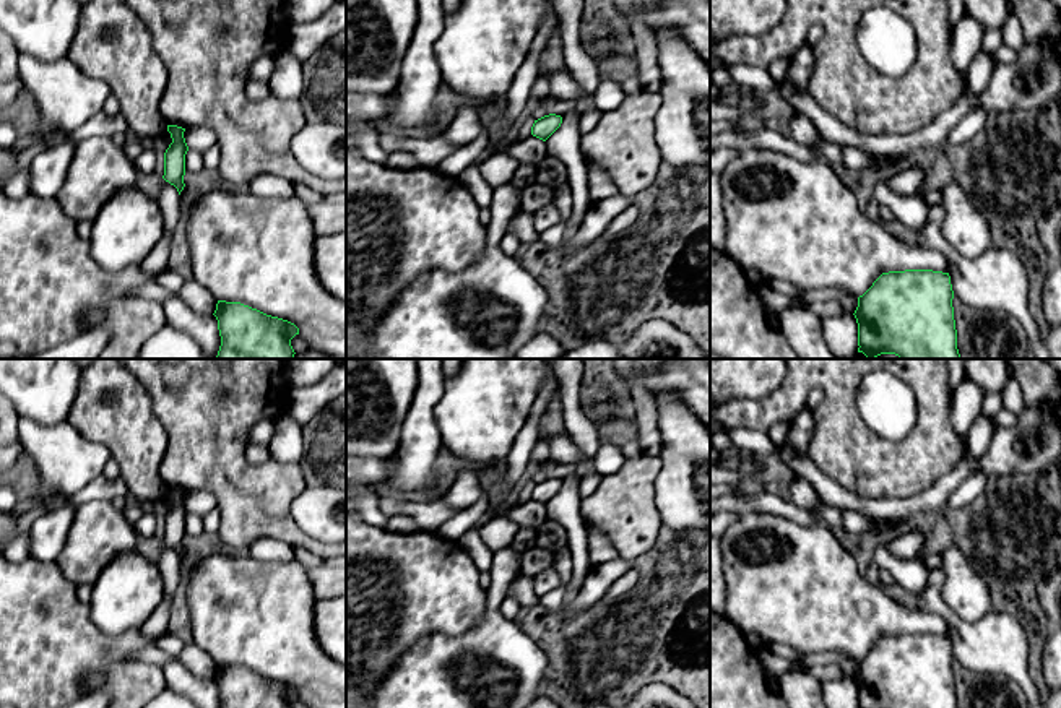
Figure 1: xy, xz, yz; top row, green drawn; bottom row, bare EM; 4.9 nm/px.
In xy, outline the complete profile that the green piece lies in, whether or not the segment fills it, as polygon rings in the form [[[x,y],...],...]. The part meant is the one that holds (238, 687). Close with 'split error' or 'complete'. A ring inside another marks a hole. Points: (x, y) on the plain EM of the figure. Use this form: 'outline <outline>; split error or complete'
outline [[[218,664],[221,708],[291,708],[299,692],[283,682],[266,679],[240,666]]]; complete

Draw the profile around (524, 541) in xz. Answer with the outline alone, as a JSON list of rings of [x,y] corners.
[[[520,528],[510,547],[517,554],[522,555],[523,552],[526,552],[531,547],[535,547],[535,537],[536,537],[536,534],[538,534],[536,528]]]

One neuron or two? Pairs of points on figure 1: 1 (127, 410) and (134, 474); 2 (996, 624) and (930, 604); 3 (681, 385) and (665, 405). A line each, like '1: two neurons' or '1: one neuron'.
1: one neuron
2: one neuron
3: two neurons

